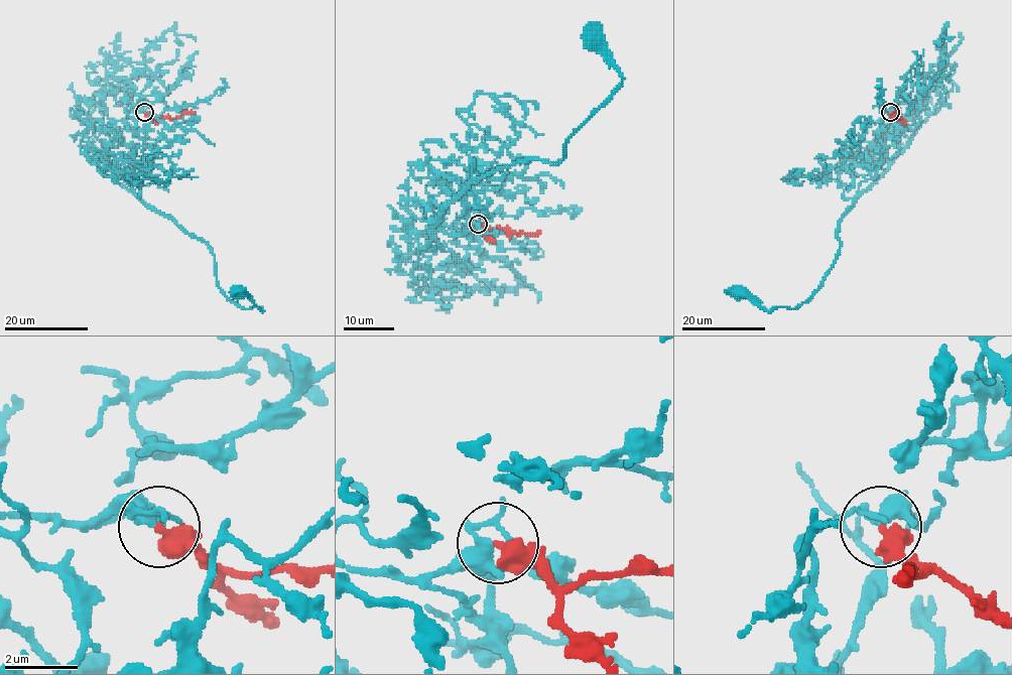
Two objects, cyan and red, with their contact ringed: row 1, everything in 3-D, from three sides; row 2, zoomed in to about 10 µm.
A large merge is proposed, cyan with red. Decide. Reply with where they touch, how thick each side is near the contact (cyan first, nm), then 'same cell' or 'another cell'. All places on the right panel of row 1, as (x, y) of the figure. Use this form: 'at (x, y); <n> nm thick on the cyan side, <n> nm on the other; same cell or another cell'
at (890, 112); 240 nm thick on the cyan side, 480 nm on the other; same cell

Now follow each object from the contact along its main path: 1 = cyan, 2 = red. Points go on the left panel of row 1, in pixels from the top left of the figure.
1: (143, 113), (137, 103), (116, 134), (110, 171), (207, 244), (218, 287), (261, 310), (240, 290)
2: (144, 113), (151, 118), (167, 117), (172, 120), (195, 113)

